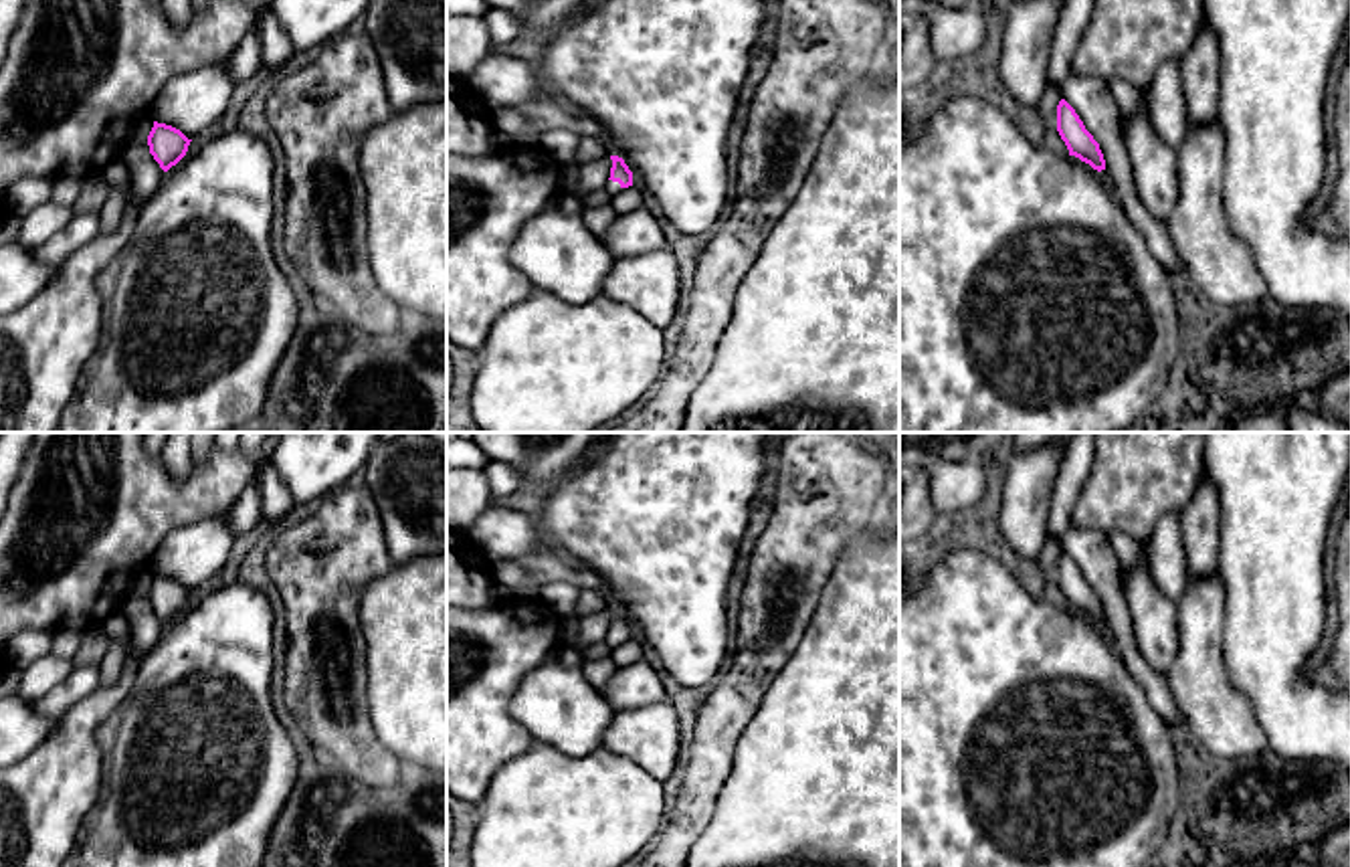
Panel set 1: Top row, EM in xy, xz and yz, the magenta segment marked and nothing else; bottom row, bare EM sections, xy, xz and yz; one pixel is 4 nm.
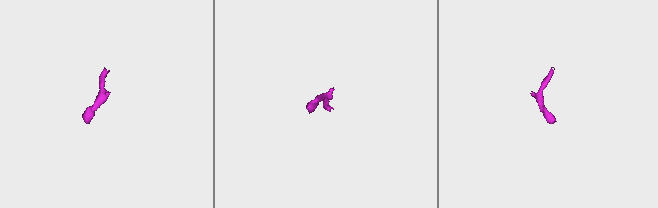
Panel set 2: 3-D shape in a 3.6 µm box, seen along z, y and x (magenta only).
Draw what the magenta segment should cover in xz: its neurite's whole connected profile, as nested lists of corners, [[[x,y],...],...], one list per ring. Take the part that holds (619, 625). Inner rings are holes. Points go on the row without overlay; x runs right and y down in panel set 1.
[[[610,608],[610,612],[612,612],[612,620],[610,620],[610,631],[608,631],[604,643],[610,649],[616,649],[622,641],[633,639],[633,624],[629,622],[629,618],[624,616],[622,610]]]

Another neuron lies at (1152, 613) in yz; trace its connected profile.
[[[1148,544],[1132,568],[1122,570],[1124,596],[1132,614],[1136,645],[1146,663],[1160,675],[1168,671],[1178,649],[1174,608],[1152,580]]]

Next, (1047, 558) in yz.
[[[1047,538],[1037,560],[1047,580],[1057,580],[1057,558],[1061,552],[1063,552],[1061,542],[1055,538]]]

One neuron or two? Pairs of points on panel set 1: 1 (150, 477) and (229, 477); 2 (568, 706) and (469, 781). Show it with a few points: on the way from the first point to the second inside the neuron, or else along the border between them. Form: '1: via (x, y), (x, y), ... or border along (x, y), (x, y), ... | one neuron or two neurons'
1: via (170, 494), (203, 494), (209, 490) | one neuron
2: border along (518, 688), (510, 700), (510, 714), (536, 742) | two neurons

